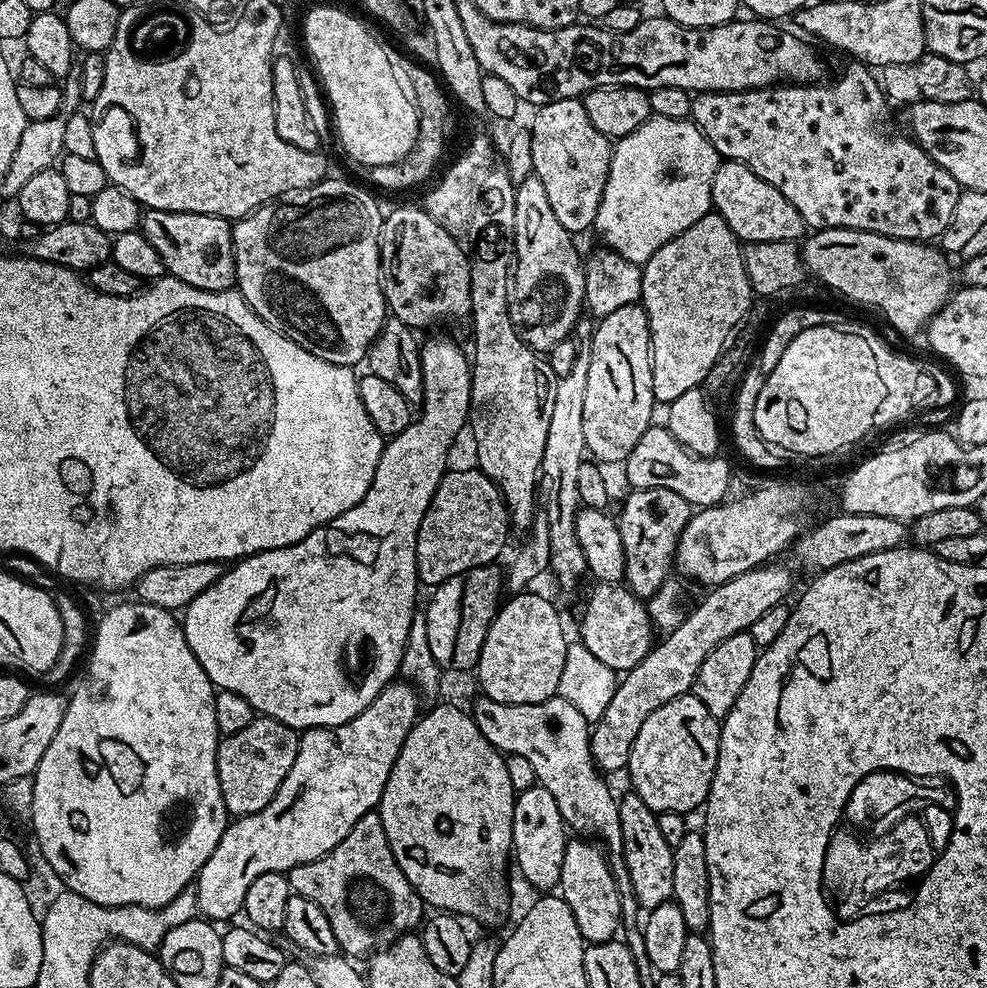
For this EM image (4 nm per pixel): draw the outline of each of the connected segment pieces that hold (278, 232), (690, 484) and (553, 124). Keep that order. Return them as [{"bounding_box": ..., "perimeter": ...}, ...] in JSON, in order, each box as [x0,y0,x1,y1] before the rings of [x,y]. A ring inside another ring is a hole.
[{"bounding_box":[232,178,390,368],"perimeter":[[[325,178],[320,180],[314,186],[310,186],[306,190],[302,190],[298,194],[298,200],[300,200],[300,204],[284,204],[288,202],[280,202],[280,203],[270,203],[264,205],[262,208],[257,208],[256,211],[251,212],[248,216],[242,216],[239,220],[235,221],[232,224],[232,241],[234,242],[234,262],[236,263],[236,283],[235,287],[238,289],[241,296],[243,296],[245,302],[248,304],[250,308],[254,310],[254,314],[258,314],[263,318],[274,330],[278,330],[283,334],[286,338],[290,338],[294,343],[298,346],[302,346],[302,350],[310,350],[310,354],[314,354],[318,358],[322,358],[326,362],[330,362],[331,364],[337,364],[338,366],[342,366],[343,368],[352,368],[356,366],[356,363],[363,361],[365,357],[368,355],[368,348],[374,341],[378,338],[378,334],[382,330],[382,326],[384,325],[384,321],[389,319],[390,313],[388,311],[388,303],[384,301],[384,291],[382,290],[382,286],[380,285],[380,225],[382,223],[382,211],[380,212],[380,208],[376,205],[376,200],[371,196],[373,193],[371,191],[363,192],[362,189],[359,188],[356,184],[351,184],[348,180],[332,180],[333,178]]]},{"bounding_box":[623,426,732,509],"perimeter":[[[649,426],[646,434],[638,438],[638,446],[630,450],[627,460],[623,461],[624,476],[628,479],[628,488],[675,488],[697,509],[708,508],[721,503],[729,495],[728,483],[732,472],[728,464],[716,456],[693,456],[687,450],[677,451],[678,445],[667,427]],[[672,451],[677,451],[675,456]]]},{"bounding_box":[530,99,613,234],"perimeter":[[[583,99],[542,104],[535,112],[536,117],[530,125],[534,150],[532,171],[535,176],[542,178],[546,198],[550,198],[550,207],[567,232],[579,234],[587,228],[591,229],[606,190],[613,141],[590,122]]]}]

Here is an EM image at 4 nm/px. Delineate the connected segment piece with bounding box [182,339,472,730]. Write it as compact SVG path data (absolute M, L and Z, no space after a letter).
M424 340L420 350L420 369L422 370L422 386L424 387L424 399L419 405L418 415L412 423L406 426L401 433L391 437L385 443L382 450L382 458L378 458L378 470L374 470L374 478L370 490L357 504L350 506L346 514L338 514L330 523L315 528L314 531L302 542L291 544L285 548L275 548L265 552L256 552L253 556L243 557L231 565L210 586L208 590L202 590L194 602L190 602L188 608L182 612L182 627L186 634L186 642L198 658L202 670L206 670L208 680L217 689L225 688L234 690L234 694L242 694L246 702L259 715L269 716L286 726L297 730L307 730L310 728L333 728L339 724L350 722L378 694L386 685L393 683L397 679L402 662L402 654L406 646L406 638L410 634L410 622L413 614L418 610L416 604L416 588L418 589L418 577L416 574L416 539L418 538L418 526L422 526L422 518L434 498L434 490L442 482L444 473L449 467L448 451L452 448L452 443L456 440L456 435L460 431L465 431L469 423L468 411L470 410L470 390L472 389L472 369L469 357L452 340Z

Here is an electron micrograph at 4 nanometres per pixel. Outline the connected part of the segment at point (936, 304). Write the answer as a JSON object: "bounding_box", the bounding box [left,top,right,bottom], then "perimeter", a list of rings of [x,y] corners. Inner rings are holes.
{"bounding_box":[802,228,953,336],"perimeter":[[[822,228],[811,235],[802,244],[805,269],[846,299],[884,312],[904,336],[921,335],[934,314],[953,296],[949,257],[931,243],[896,240],[849,228]]]}

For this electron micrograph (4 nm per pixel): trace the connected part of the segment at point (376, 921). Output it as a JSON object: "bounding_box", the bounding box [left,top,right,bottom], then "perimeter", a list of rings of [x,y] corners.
{"bounding_box":[288,810,426,958],"perimeter":[[[373,810],[362,814],[358,822],[354,822],[354,830],[334,846],[322,858],[311,860],[305,864],[294,866],[288,873],[289,889],[297,896],[310,898],[330,918],[330,926],[334,930],[334,938],[338,938],[340,952],[349,958],[356,956],[371,957],[372,953],[399,940],[401,936],[411,933],[412,928],[421,923],[426,916],[426,905],[420,895],[412,888],[412,884],[396,865],[394,854],[390,850],[390,842],[386,838],[386,830],[382,826],[379,811]]]}

